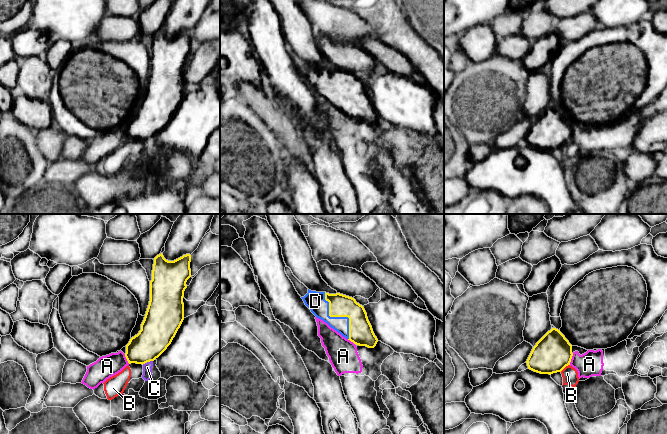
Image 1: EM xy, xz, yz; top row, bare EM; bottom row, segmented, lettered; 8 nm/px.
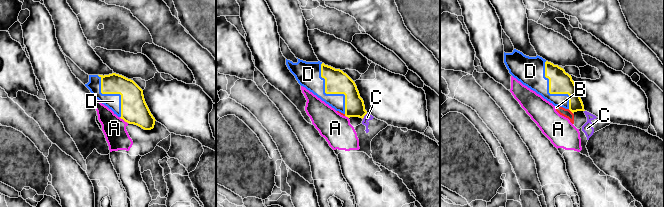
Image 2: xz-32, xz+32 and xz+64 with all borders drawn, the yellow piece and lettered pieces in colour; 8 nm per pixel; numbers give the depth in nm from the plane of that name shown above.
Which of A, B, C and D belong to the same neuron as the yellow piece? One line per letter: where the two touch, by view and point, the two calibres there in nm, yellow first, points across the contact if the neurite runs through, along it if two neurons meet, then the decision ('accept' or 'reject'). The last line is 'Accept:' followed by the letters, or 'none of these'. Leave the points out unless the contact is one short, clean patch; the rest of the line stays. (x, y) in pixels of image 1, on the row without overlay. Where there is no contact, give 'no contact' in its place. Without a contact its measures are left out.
A: contact yz (570, 135); calibres 300 and 200 nm; border yz (573, 129), (569, 140); reject
B: contact yz (564, 143); calibres 300 and 130 nm; border yz (569, 140), (560, 147); reject
C: contact xy (147, 137); calibres 280 and 80 nm; border xy (152, 136), (142, 140); reject
D: contact xz (338, 92); calibres 190 and 160 nm; accept
Accept: D

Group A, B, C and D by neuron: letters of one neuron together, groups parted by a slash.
A B C / D

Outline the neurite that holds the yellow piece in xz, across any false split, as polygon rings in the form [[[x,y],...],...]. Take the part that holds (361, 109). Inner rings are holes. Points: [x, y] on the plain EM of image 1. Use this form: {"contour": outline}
{"contour": [[[308,65],[308,69],[301,73],[305,81],[319,95],[326,98],[331,104],[356,121],[374,124],[378,118],[367,89],[362,81],[352,73],[336,69],[316,68]]]}

